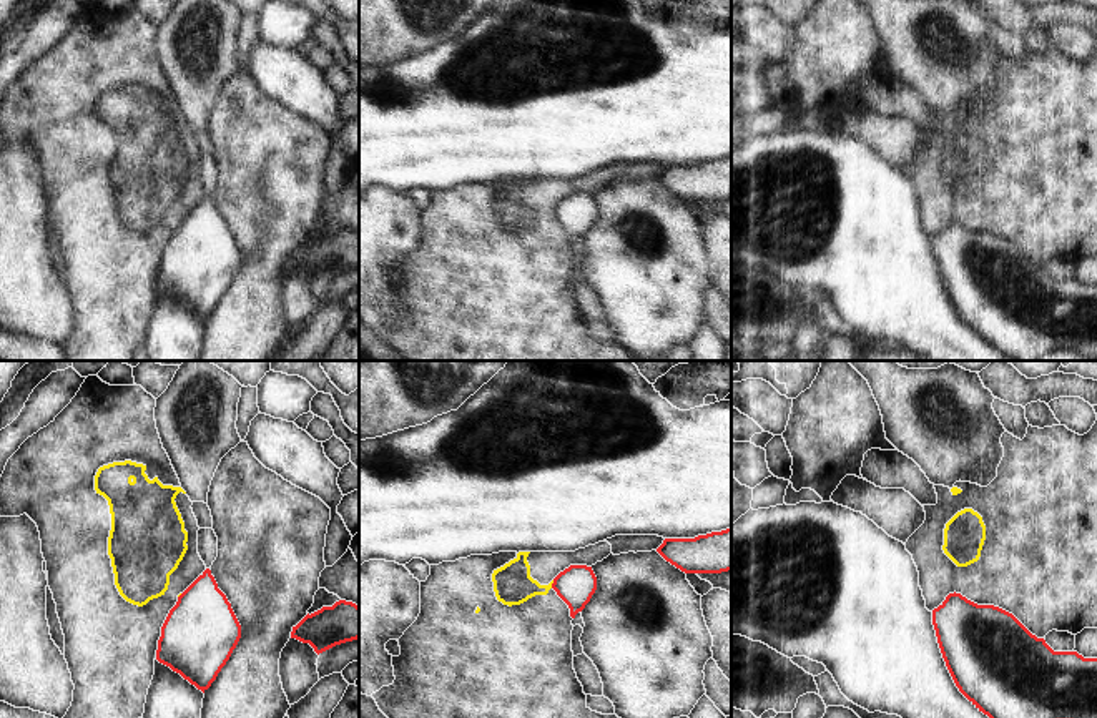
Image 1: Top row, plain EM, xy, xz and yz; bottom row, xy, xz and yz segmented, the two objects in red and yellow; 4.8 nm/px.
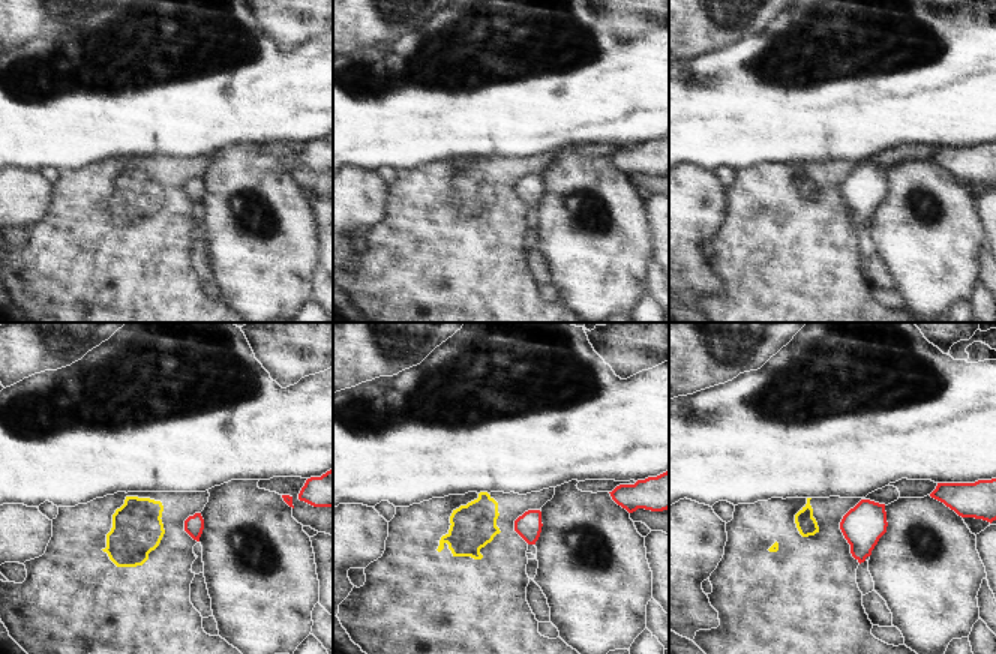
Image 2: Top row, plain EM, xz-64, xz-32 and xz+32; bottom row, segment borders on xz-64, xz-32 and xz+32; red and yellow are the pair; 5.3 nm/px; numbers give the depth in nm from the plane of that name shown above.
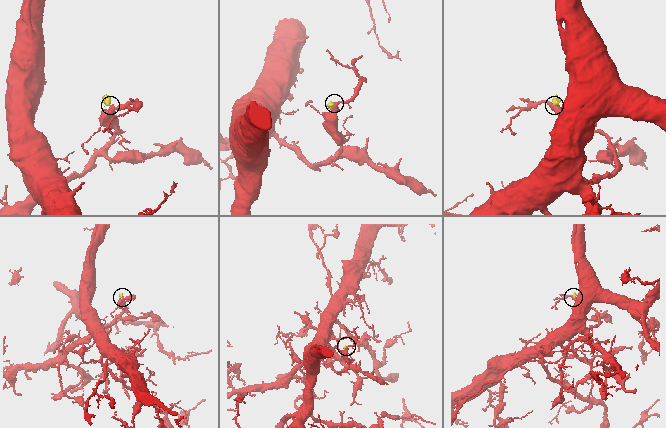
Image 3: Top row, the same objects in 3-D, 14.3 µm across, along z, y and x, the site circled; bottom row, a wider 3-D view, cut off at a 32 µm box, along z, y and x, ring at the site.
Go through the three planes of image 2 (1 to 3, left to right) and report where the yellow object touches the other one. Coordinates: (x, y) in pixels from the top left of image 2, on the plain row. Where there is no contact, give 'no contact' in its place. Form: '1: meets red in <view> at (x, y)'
1: no contact
2: no contact
3: no contact

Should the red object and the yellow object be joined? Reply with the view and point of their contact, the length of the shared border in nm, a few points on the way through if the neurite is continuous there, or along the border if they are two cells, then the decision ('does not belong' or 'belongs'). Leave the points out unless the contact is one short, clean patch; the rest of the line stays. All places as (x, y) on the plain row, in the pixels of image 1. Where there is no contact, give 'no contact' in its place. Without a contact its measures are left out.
xz (552, 211) | 40 nm | along xz (554, 208), (550, 215) | does not belong

